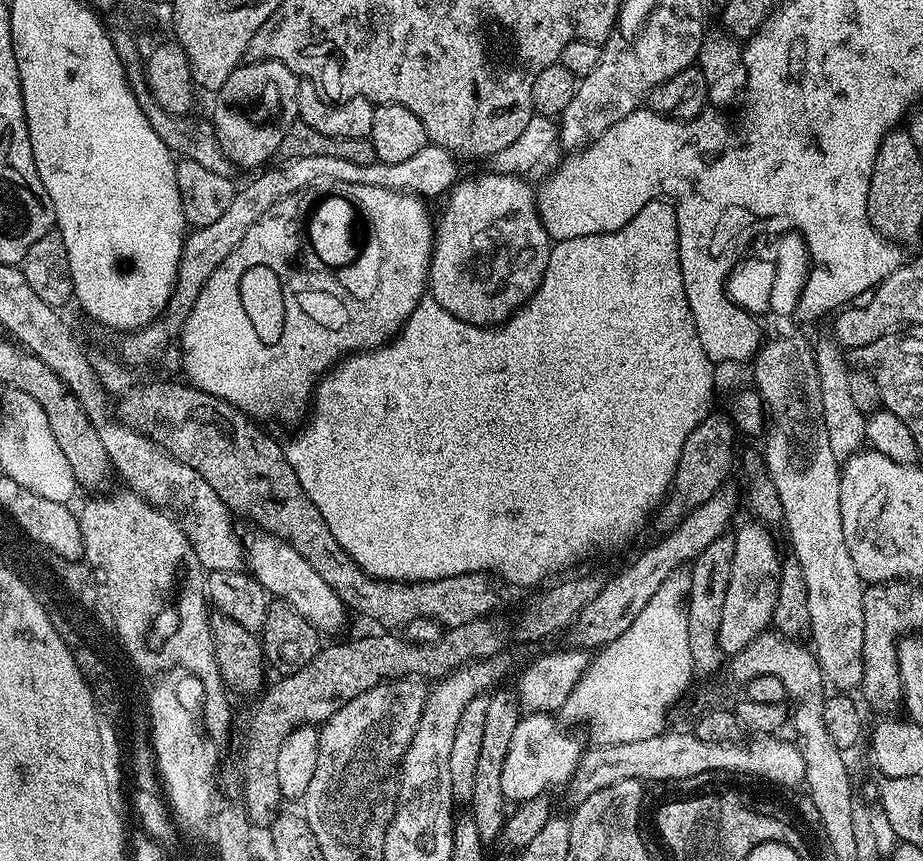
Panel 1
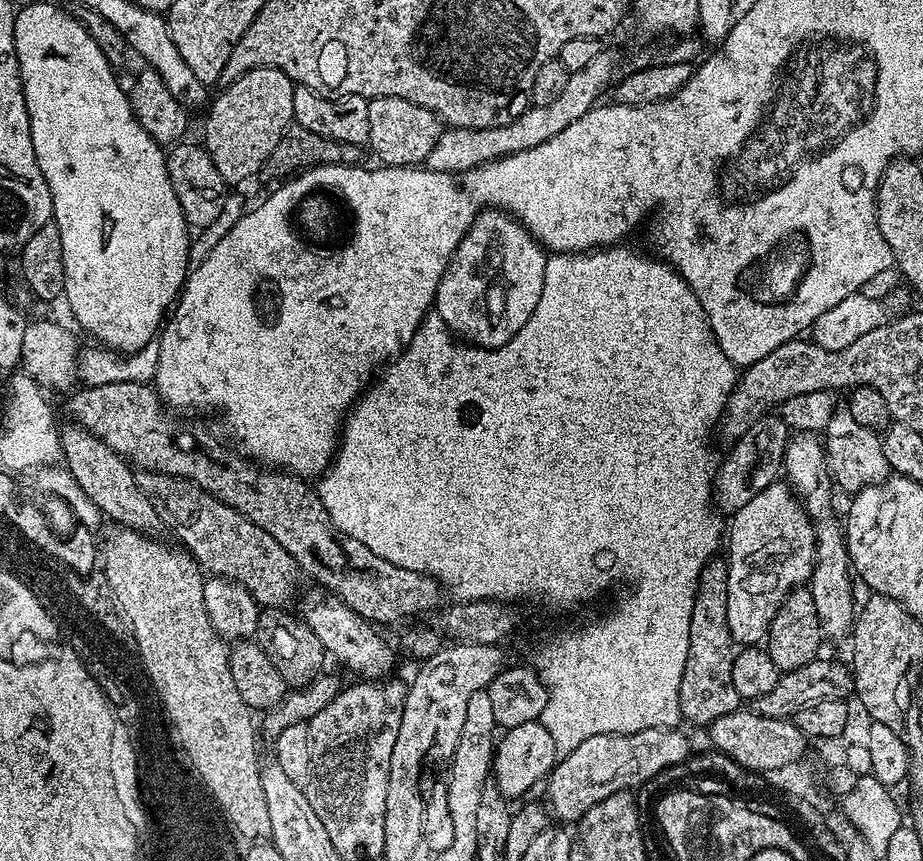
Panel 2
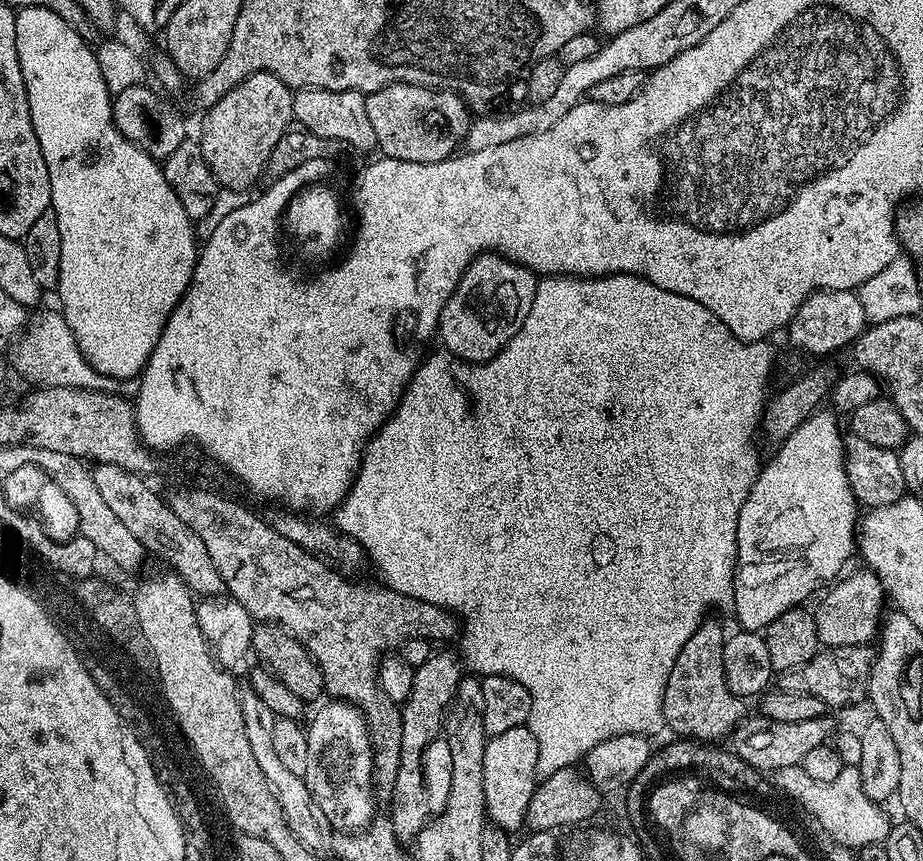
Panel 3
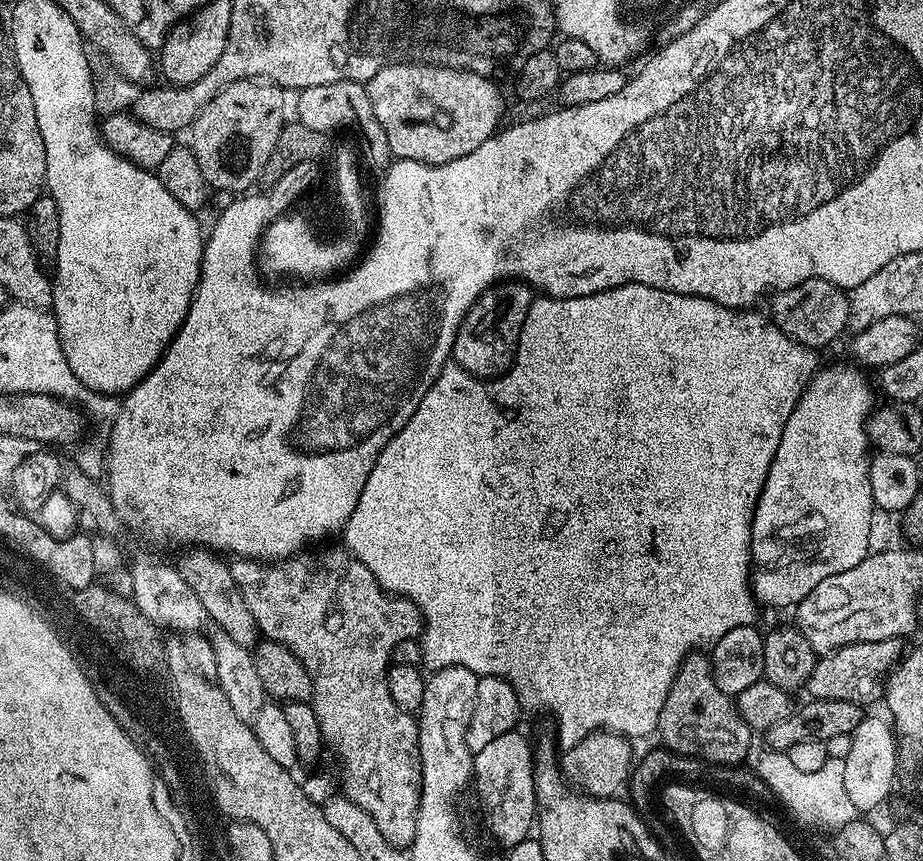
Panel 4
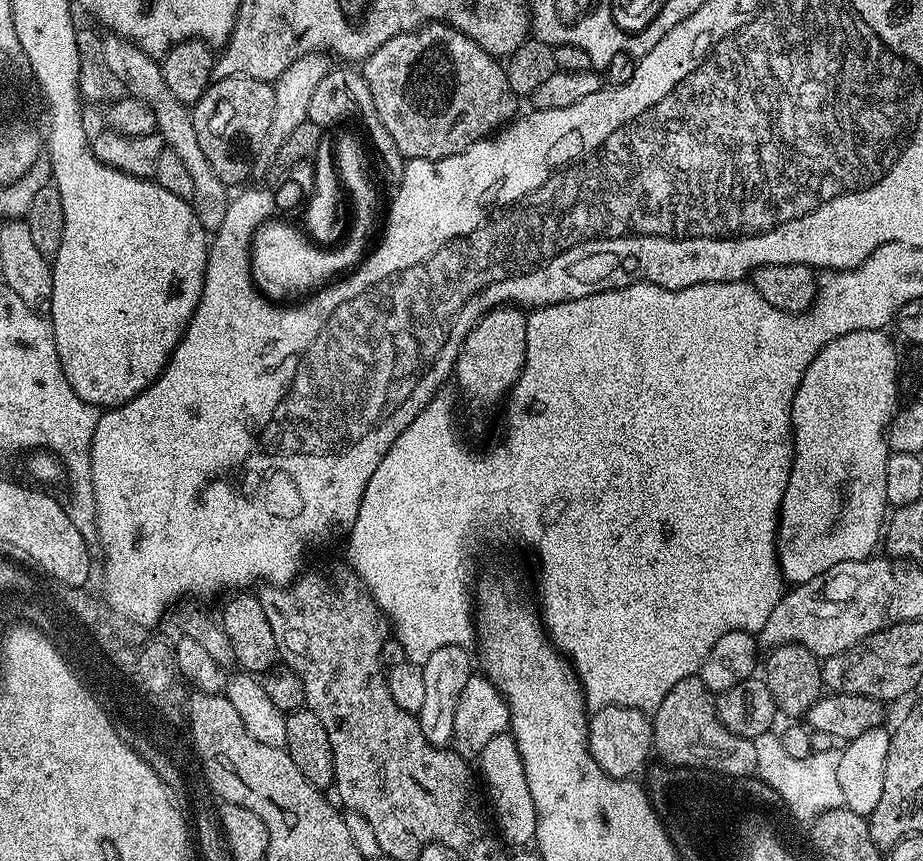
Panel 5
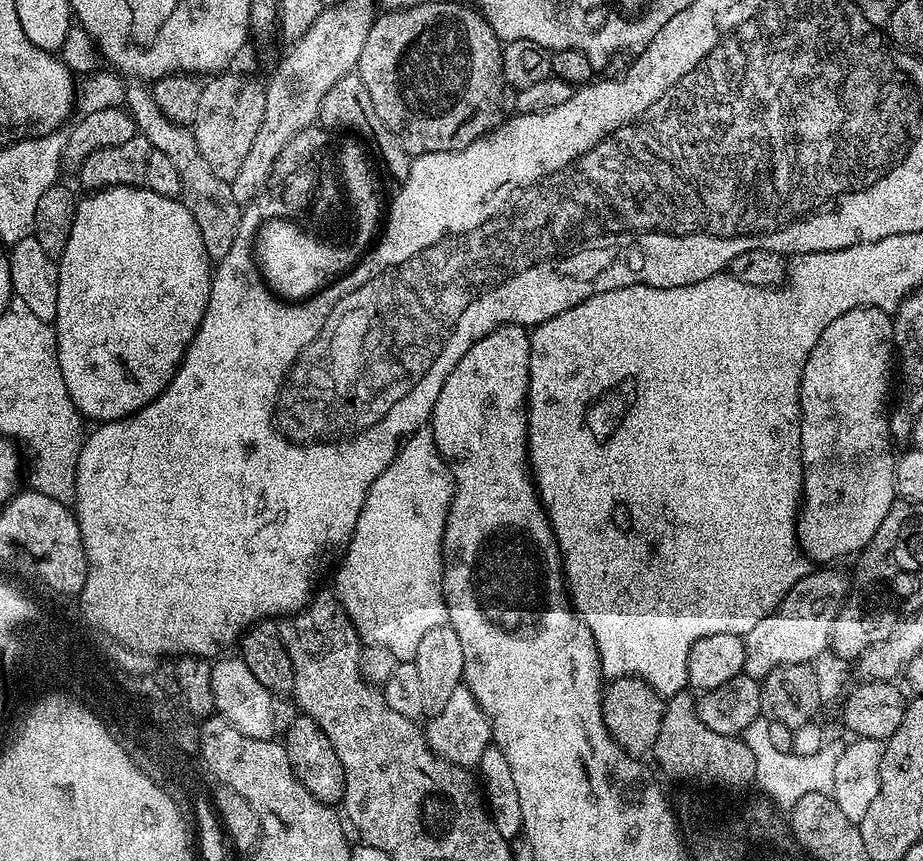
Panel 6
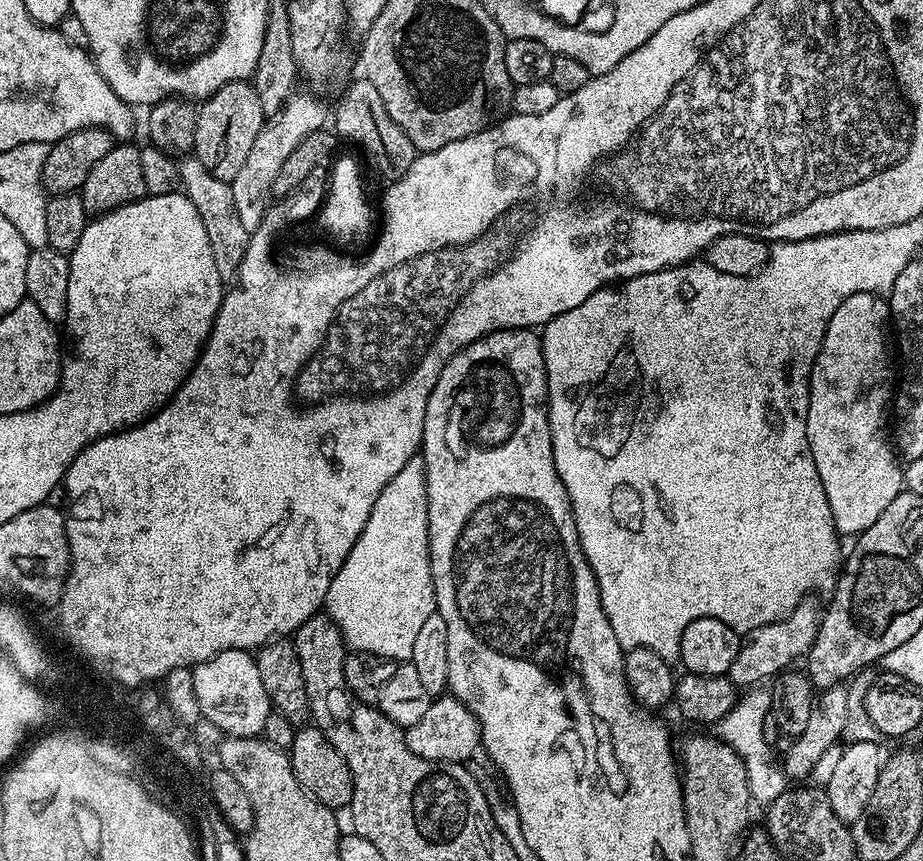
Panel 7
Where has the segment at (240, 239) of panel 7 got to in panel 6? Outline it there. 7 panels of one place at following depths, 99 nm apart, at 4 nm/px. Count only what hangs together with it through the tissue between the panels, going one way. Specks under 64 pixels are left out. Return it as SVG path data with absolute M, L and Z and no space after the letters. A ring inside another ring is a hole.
M129 83L125 90L125 105L127 111L132 113L137 133L145 136L155 151L166 154L166 158L170 158L178 169L178 178L182 182L179 199L188 207L190 214L194 214L194 222L198 222L202 246L206 246L208 259L218 262L226 258L230 246L234 246L242 215L242 205L234 198L231 183L218 178L218 174L210 170L206 158L202 158L202 150L198 150L195 131L191 127L170 122L170 118L162 114L147 83Z

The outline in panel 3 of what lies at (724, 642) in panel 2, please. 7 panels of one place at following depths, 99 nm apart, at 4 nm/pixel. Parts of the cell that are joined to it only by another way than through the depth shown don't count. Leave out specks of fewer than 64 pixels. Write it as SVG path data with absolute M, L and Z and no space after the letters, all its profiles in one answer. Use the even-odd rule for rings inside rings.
M712 618L705 619L704 623L690 634L690 642L682 646L682 654L674 658L674 670L670 670L670 678L666 682L666 694L664 695L664 723L670 729L673 728L675 735L689 740L699 740L701 742L720 742L723 738L731 737L732 731L737 724L745 719L745 701L739 696L735 696L726 686L724 677L724 667L722 666L722 654L724 653L724 641L726 631L720 624L715 624Z

